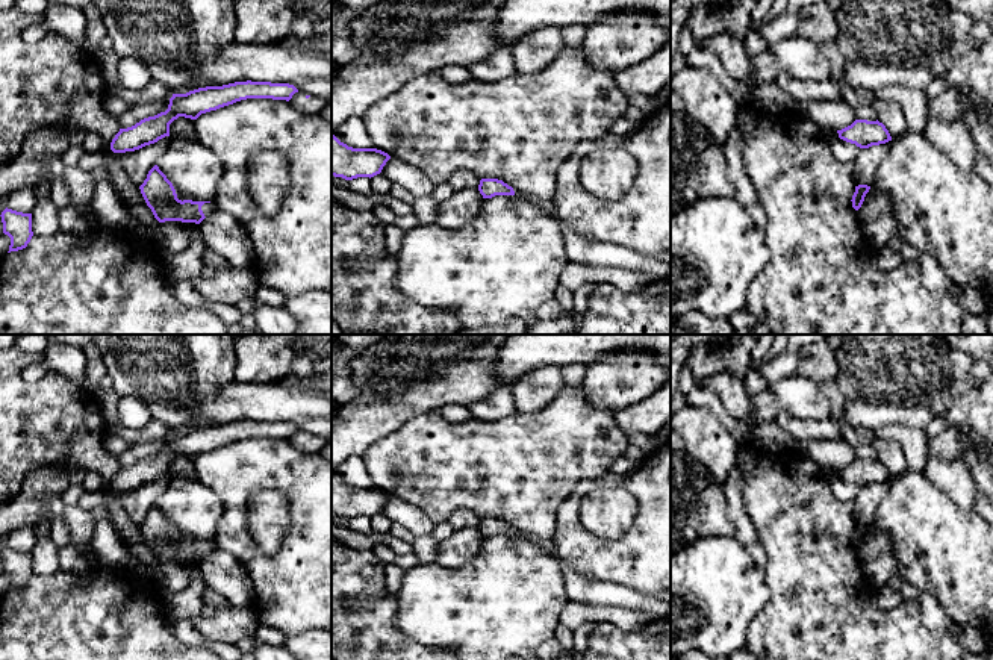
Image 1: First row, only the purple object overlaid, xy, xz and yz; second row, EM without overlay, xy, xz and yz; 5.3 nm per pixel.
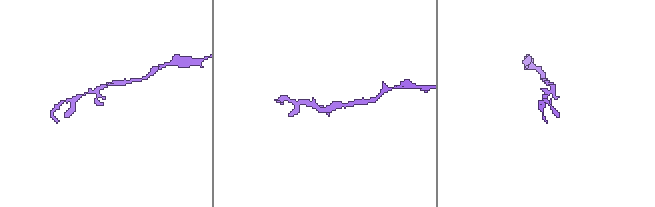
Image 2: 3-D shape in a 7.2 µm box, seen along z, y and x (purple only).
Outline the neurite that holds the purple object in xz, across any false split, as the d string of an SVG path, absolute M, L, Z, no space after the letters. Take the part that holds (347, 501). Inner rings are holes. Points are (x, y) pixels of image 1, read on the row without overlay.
M332 472L332 515L353 519L381 512L391 495L377 487L353 487Z

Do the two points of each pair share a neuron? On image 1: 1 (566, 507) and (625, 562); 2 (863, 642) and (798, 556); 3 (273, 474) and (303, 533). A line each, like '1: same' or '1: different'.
1: same
2: same
3: same

